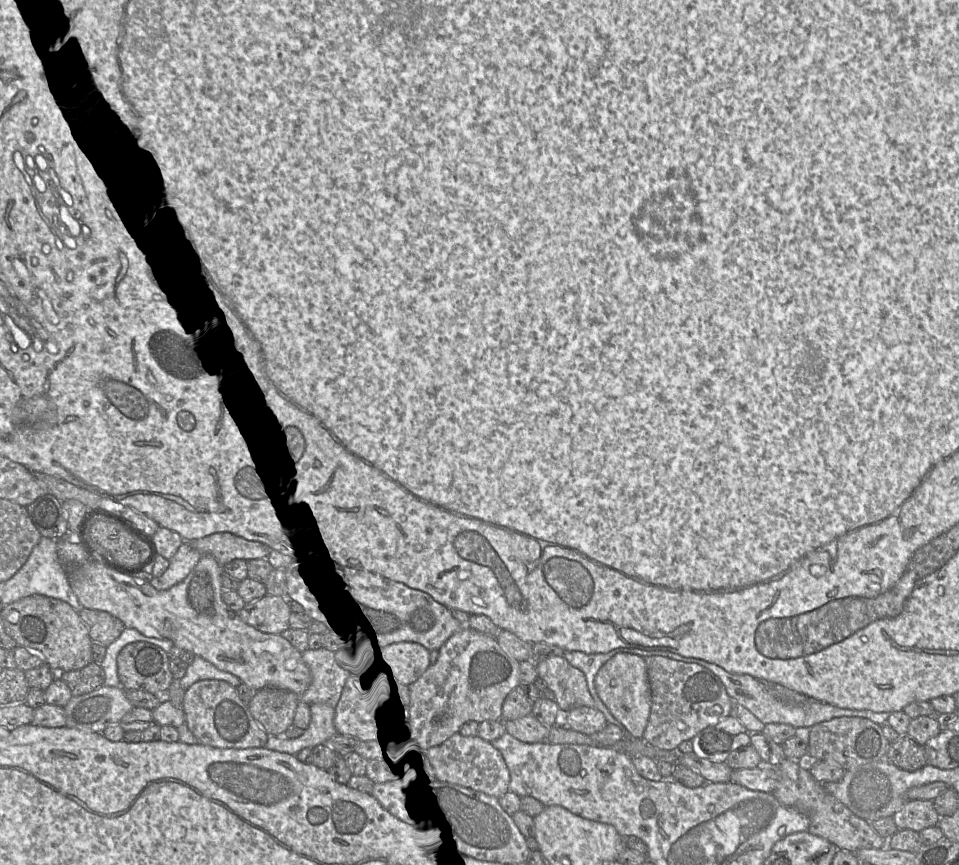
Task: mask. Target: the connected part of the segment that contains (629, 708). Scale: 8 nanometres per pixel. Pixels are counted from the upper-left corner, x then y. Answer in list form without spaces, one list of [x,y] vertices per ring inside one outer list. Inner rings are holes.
[[[620,652],[610,658],[595,678],[596,691],[611,714],[627,729],[632,738],[643,738],[651,711],[651,687],[645,657]]]

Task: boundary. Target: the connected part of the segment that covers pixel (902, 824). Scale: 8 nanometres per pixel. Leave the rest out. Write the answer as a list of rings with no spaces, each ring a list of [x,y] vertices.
[[[908,800],[892,816],[898,829],[911,829],[917,832],[938,824],[939,814],[933,800]]]

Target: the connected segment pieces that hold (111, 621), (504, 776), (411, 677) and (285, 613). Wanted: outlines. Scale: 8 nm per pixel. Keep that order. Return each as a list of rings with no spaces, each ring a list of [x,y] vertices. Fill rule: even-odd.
[[[83,608],[79,616],[88,626],[91,640],[104,646],[114,642],[125,628],[118,618],[105,611]]]
[[[459,732],[441,743],[424,750],[433,763],[437,778],[481,791],[494,797],[501,797],[509,791],[510,772],[502,754],[479,736],[463,736]]]
[[[395,641],[381,645],[377,653],[380,671],[410,684],[430,666],[430,651],[413,641]]]
[[[266,594],[256,601],[245,604],[236,614],[243,622],[263,633],[281,634],[290,628],[291,613],[285,596]]]

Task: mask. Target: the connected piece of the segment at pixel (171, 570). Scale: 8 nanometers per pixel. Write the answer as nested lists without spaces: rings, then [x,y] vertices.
[[[183,541],[179,549],[170,558],[169,567],[159,577],[153,577],[149,582],[157,590],[168,590],[183,581],[199,562],[202,554],[190,545],[190,541]]]

